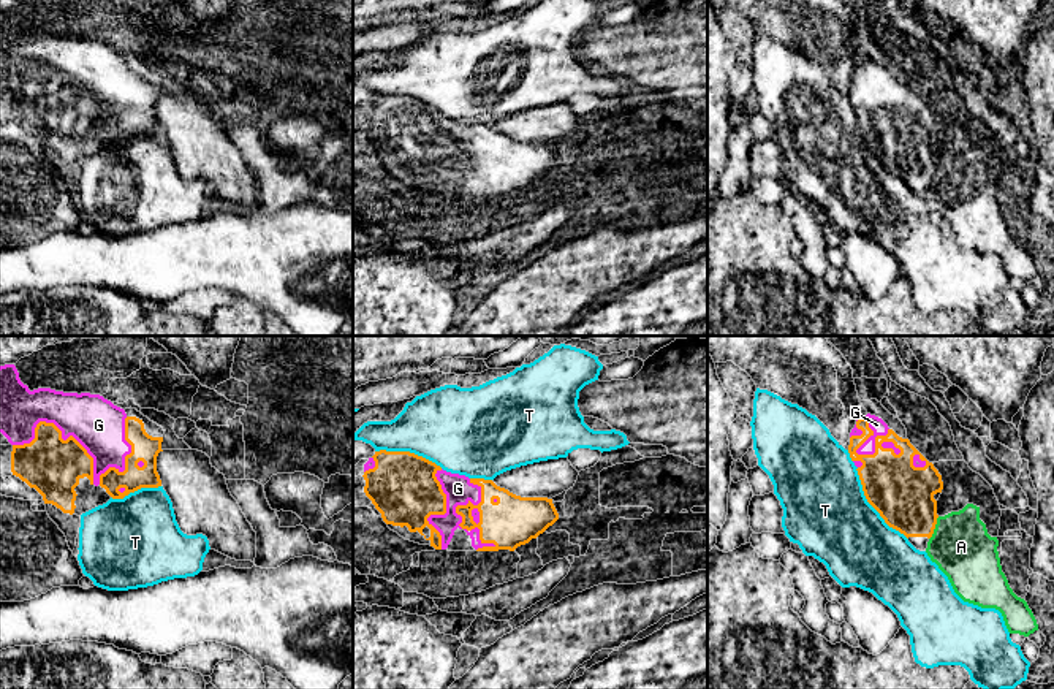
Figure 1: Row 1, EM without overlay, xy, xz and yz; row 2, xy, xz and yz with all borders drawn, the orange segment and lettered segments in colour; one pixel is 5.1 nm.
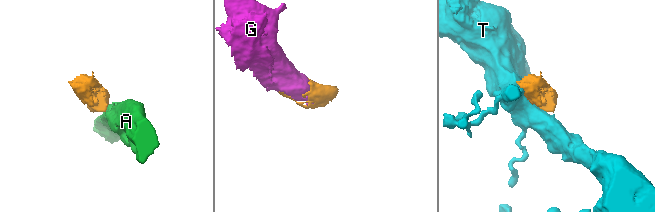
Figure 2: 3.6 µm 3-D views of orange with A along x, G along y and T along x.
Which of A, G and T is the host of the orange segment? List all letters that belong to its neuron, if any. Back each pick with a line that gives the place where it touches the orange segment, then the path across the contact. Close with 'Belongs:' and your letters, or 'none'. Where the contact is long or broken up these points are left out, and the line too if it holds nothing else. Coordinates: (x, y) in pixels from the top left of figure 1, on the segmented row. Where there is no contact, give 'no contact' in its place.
G: xz (480, 515)
Belongs: G

